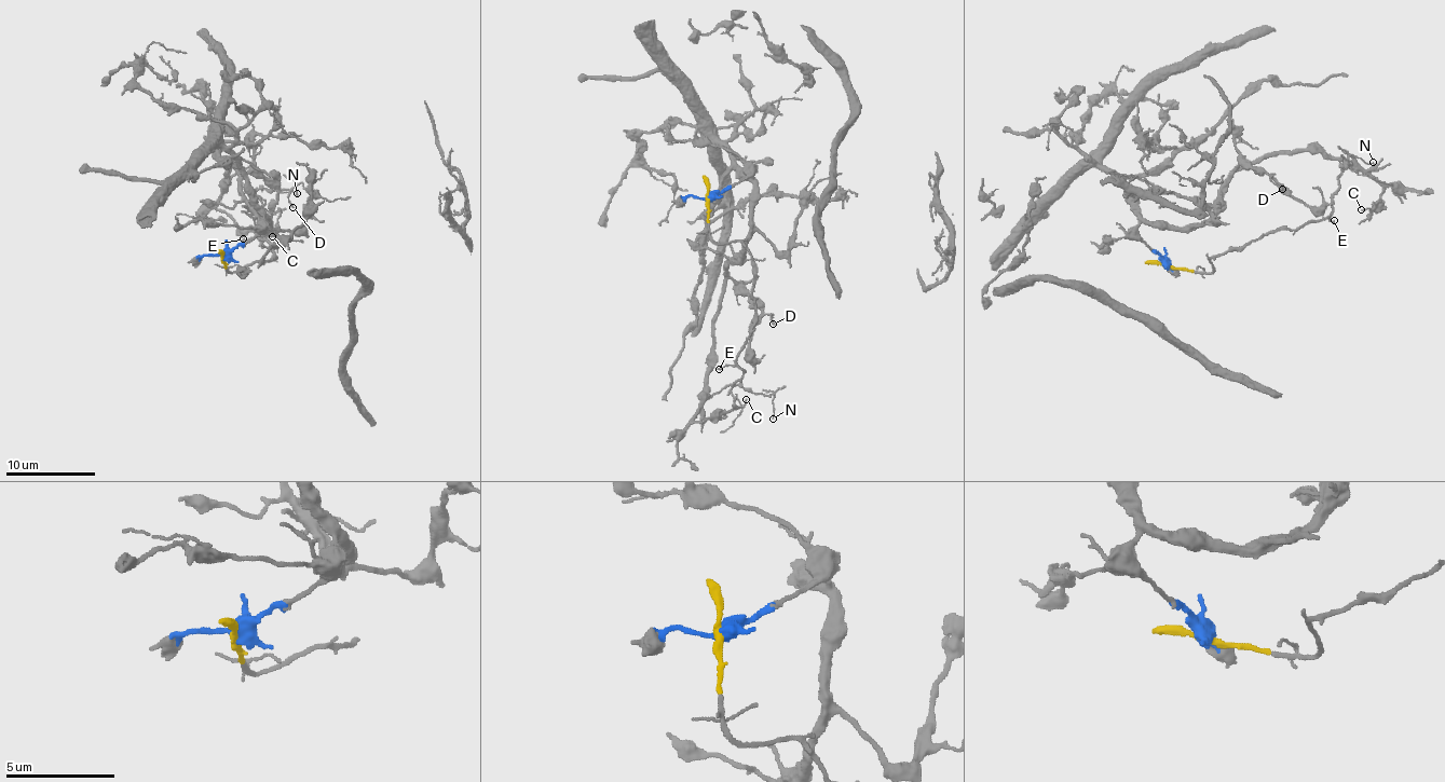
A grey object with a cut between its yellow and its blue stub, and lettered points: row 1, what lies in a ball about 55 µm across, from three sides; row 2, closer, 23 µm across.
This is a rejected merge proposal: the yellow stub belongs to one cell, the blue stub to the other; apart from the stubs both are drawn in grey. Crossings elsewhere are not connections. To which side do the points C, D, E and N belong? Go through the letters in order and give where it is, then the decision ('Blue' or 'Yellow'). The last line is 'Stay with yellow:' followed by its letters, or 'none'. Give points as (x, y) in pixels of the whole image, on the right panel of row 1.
C: Place: (1361, 209). Blue
D: Place: (1282, 189). Blue
E: Place: (1334, 220). Yellow
N: Place: (1373, 162). Yellow
Stay with yellow: E, N

